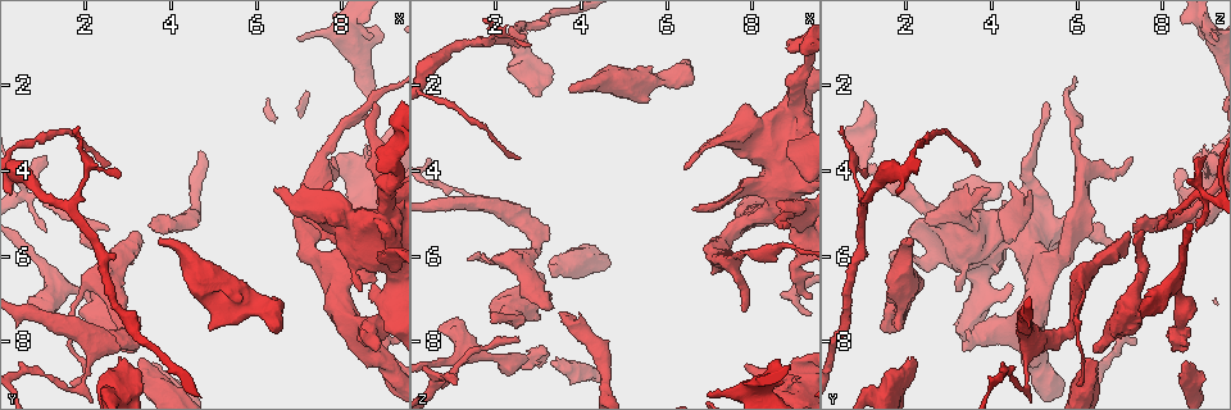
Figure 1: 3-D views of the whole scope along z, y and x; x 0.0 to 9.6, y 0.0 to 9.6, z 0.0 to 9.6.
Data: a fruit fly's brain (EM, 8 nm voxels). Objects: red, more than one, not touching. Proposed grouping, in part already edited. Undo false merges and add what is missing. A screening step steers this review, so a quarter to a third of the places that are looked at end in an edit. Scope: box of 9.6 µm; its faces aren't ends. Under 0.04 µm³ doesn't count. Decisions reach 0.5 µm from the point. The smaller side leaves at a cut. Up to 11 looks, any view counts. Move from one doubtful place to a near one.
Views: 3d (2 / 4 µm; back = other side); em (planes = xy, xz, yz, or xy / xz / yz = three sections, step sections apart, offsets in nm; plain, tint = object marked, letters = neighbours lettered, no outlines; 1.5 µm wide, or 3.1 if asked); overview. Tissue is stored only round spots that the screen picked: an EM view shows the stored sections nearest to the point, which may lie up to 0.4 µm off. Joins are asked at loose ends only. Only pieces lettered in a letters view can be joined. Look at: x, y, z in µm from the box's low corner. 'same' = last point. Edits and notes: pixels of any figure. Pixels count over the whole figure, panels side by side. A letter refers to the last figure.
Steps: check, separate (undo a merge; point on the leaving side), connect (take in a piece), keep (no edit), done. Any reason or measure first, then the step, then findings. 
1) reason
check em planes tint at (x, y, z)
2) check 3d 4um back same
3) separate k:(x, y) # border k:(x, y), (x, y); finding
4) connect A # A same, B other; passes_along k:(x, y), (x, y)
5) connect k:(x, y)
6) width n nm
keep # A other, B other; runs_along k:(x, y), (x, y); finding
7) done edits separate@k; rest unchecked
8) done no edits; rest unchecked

branch stops here
check em planes plain at (3.50, 5.20, 7.30)

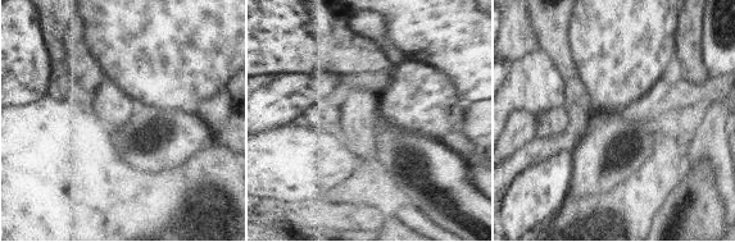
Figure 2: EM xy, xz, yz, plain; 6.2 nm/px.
check em planes letters same

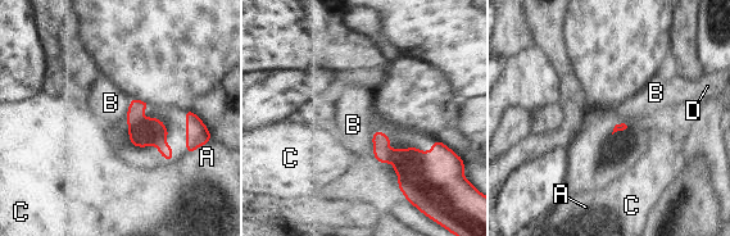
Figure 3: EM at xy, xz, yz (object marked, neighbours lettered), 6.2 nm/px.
keep # A other, B other, C other, D other; none of them fits

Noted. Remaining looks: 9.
an open end
check 3d 4um at (3.15, 8.25, 6.40)

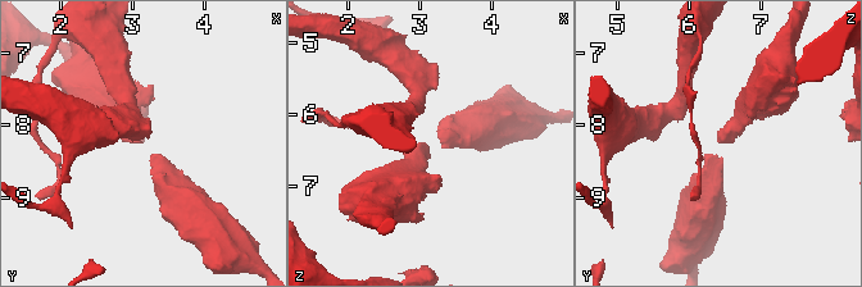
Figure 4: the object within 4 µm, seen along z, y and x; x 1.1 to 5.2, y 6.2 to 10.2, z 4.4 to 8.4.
check em planes letters at (3.15, 8.25, 6.45)

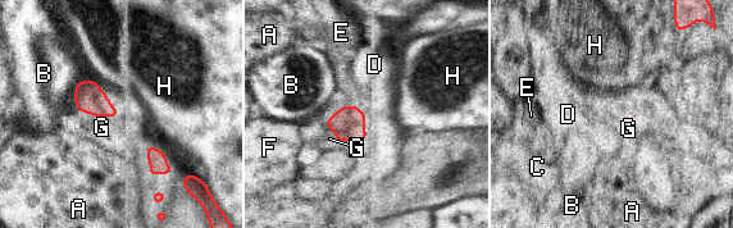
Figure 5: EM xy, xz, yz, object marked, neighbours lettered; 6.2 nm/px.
keep # A other, B other, C other, D other, E other, F other, G other, H other; border 5:(92, 78), (119, 115); none of them fits

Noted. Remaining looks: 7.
branch stops here
check em planes letters at (2.50, 3.85, 3.70)

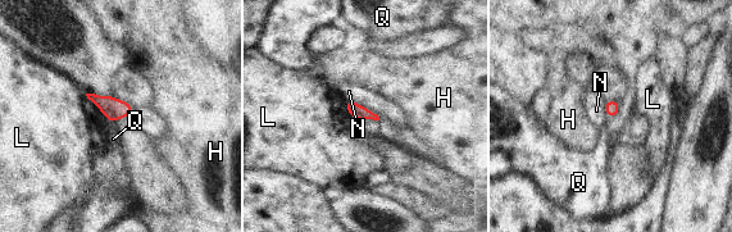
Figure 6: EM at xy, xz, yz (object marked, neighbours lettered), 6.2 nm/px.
keep # H other, L other, N other, Q other; border 6:(345, 100), (353, 100), (374, 113); none of them fits

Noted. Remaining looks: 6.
calibre changes
check em planes letters at (8.85, 4.10, 4.85)

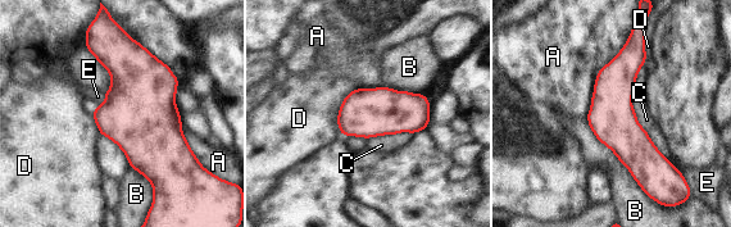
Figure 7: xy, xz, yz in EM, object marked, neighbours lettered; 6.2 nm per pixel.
keep # A other, B other, C other, D other, E other; border 7:(358, 87), (341, 103), (340, 134); continuous, no second neuron

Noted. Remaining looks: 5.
done no edits; rest unchecked

